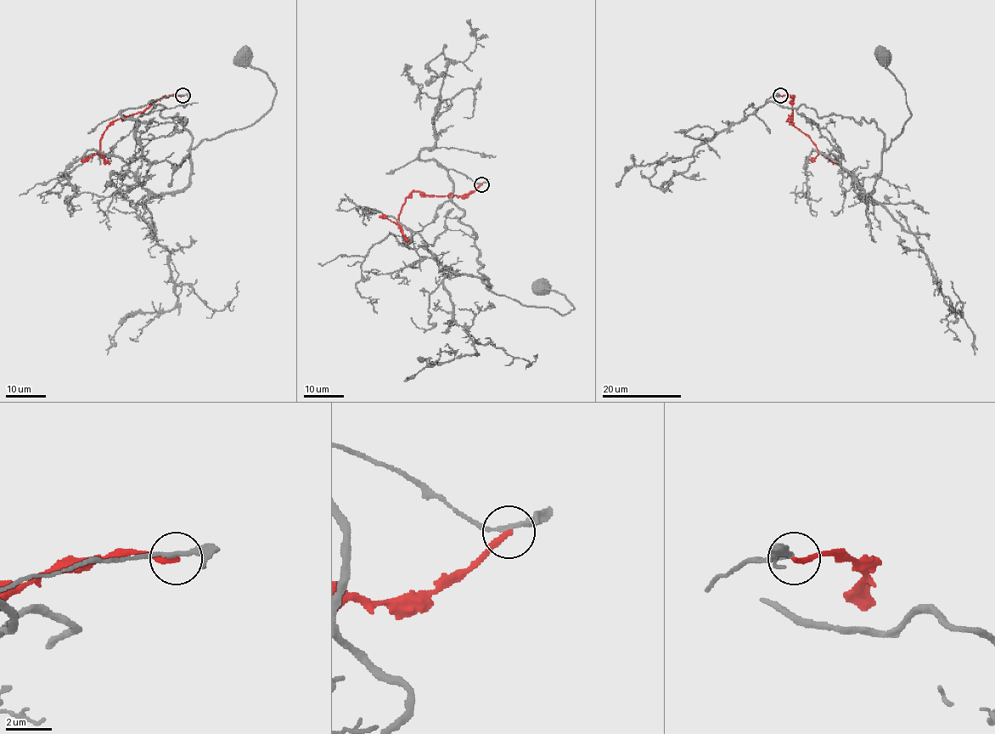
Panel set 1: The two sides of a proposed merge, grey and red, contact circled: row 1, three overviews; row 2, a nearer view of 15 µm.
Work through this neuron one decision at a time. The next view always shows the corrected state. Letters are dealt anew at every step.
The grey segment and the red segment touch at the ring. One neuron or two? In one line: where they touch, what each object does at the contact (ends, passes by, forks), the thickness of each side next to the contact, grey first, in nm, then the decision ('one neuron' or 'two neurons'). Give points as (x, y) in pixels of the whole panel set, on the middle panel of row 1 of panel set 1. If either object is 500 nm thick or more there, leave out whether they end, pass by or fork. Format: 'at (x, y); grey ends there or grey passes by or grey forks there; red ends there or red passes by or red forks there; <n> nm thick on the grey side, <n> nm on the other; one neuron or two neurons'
at (481, 184); grey passes by; red ends there; 180 nm thick on the grey side, 240 nm on the other; two neurons

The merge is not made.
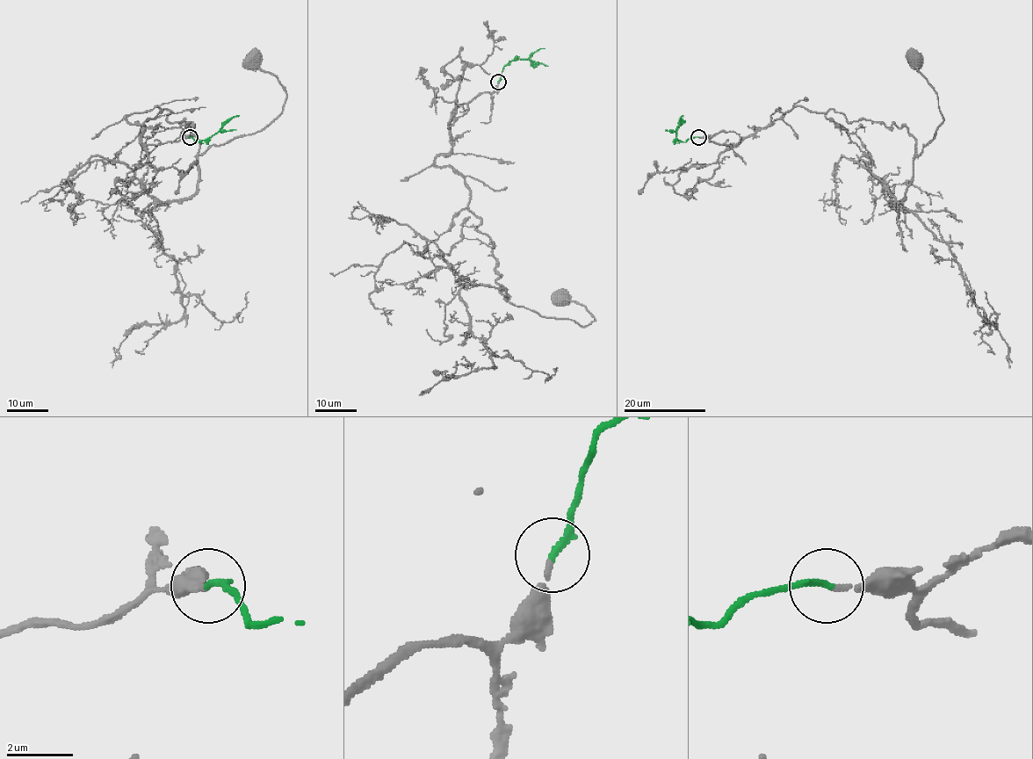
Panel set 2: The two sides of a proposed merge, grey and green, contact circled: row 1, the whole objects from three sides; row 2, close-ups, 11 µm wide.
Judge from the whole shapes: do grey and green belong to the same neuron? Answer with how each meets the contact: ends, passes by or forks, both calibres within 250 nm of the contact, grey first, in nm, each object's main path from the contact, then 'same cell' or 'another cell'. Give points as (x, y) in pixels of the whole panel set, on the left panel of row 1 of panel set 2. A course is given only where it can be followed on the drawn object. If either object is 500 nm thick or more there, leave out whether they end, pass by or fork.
grey ends | green ends | 140/190 nm | grey via (190, 137), (146, 145), (126, 118), (169, 109), (199, 155), (263, 130), (285, 88), (253, 59) | green via (190, 137), (195, 142), (210, 138), (239, 115) | same cell

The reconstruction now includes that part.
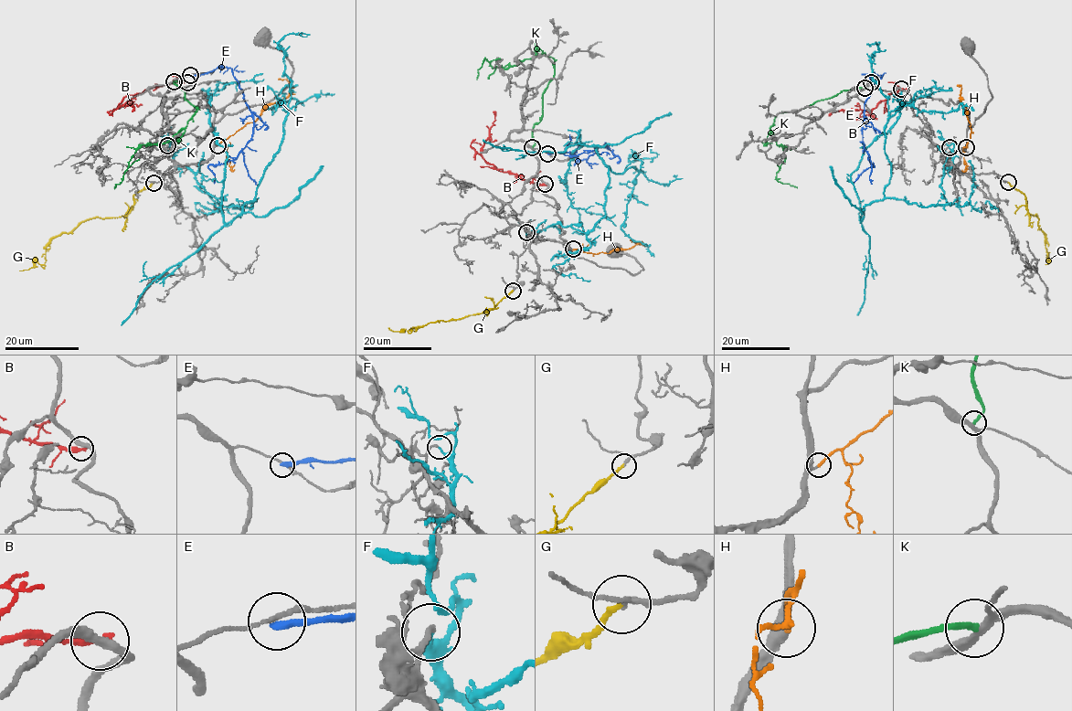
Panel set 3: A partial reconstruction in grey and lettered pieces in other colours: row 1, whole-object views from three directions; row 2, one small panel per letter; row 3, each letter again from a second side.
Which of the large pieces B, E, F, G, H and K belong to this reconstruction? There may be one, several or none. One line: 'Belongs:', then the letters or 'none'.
Belongs: G, H

